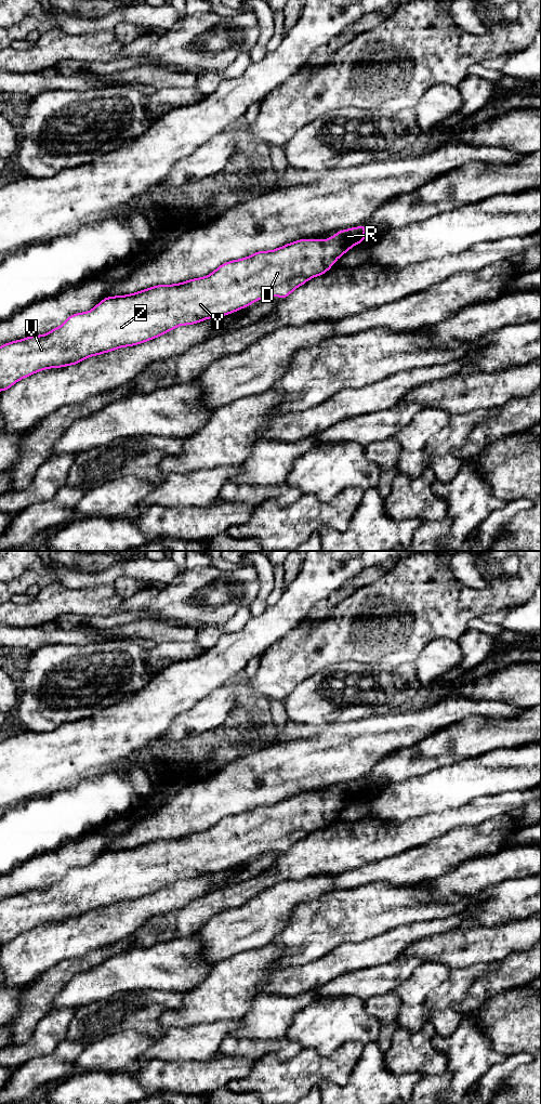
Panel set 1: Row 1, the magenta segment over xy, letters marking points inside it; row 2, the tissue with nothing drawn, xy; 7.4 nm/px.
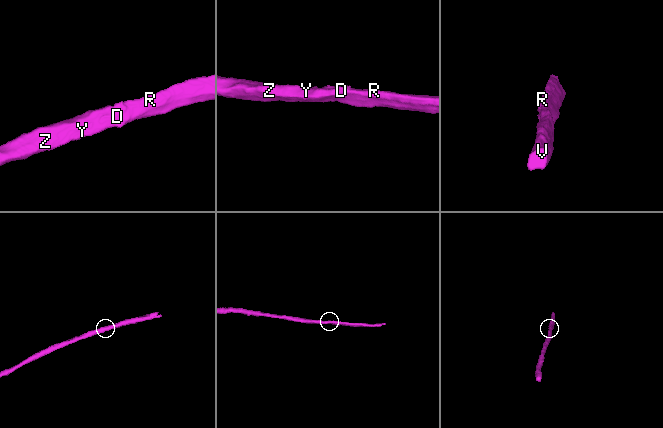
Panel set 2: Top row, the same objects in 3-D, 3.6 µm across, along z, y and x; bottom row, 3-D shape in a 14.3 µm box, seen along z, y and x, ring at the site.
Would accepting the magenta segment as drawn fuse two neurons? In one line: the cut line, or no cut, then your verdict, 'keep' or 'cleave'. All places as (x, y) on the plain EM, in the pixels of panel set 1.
no cut; keep

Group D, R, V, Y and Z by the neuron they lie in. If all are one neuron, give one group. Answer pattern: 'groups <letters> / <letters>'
groups D R V Y Z

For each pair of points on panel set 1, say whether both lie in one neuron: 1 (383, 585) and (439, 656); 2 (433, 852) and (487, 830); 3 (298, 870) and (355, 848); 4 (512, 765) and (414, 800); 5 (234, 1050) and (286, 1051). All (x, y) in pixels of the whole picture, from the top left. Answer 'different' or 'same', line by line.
1: different
2: same
3: same
4: same
5: same

